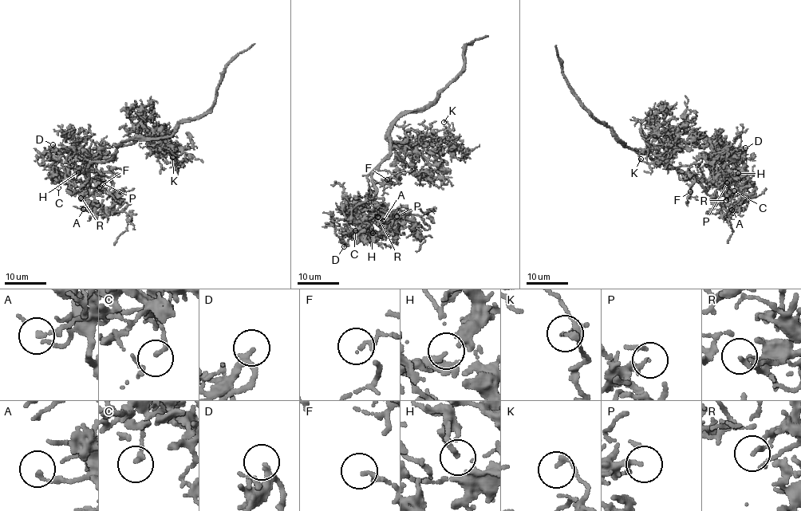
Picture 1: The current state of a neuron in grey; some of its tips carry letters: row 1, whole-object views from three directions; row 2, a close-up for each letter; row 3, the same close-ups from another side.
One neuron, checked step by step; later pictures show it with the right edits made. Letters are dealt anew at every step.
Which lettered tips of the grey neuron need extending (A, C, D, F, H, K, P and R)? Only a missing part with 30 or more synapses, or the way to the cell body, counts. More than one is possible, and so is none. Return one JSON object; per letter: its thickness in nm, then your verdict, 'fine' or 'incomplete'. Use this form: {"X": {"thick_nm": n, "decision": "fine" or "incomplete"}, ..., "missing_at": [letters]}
{"A": {"thick_nm": 180, "decision": "fine"}, "C": {"thick_nm": 180, "decision": "fine"}, "D": {"thick_nm": 180, "decision": "fine"}, "F": {"thick_nm": 180, "decision": "fine"}, "H": {"thick_nm": 190, "decision": "fine"}, "K": {"thick_nm": 200, "decision": "fine"}, "P": {"thick_nm": 200, "decision": "fine"}, "R": {"thick_nm": 180, "decision": "fine"}, "missing_at": []}

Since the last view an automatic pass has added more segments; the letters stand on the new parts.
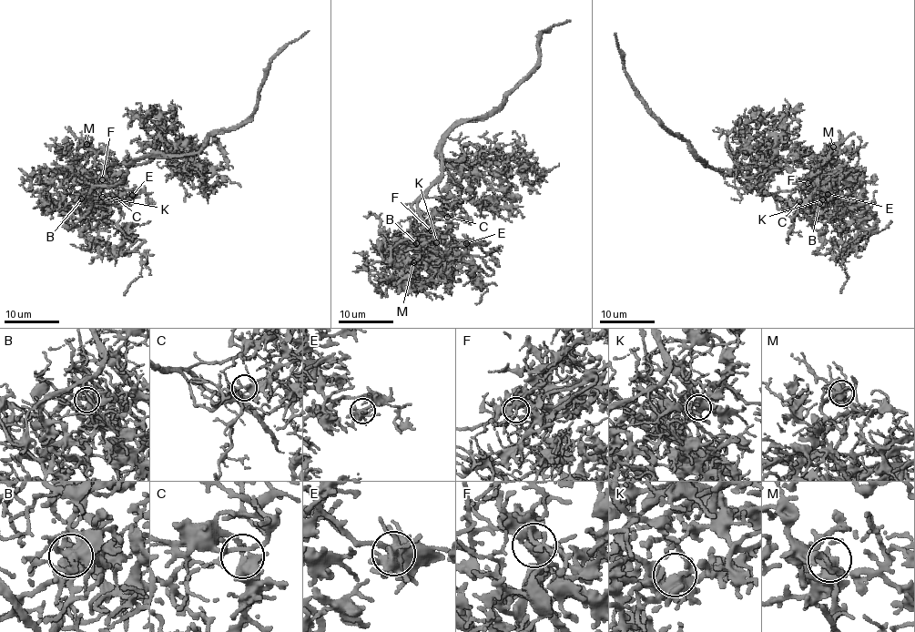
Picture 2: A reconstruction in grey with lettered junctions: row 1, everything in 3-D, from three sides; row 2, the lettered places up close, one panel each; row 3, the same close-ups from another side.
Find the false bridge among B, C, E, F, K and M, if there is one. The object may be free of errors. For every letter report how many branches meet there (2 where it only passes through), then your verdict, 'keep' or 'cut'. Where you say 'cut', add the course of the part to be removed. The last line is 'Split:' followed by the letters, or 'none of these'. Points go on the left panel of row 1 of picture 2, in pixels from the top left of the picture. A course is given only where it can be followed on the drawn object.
B: 6 branches meet; keep
C: 4 branches meet; keep
E: 7 branches meet; keep
F: 6 branches meet; keep
K: 6 branches meet; keep
M: 6 branches meet; keep
Split: none of these

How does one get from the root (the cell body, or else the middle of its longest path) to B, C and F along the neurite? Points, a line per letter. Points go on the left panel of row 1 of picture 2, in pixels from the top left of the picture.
B: (127, 170), (116, 184), (96, 187), (90, 191), (86, 214), (88, 205), (81, 198)
C: (127, 170), (116, 184), (96, 187), (89, 195), (91, 198), (116, 198)
F: (127, 170), (124, 177), (114, 185), (94, 187), (85, 184), (87, 178), (102, 179)

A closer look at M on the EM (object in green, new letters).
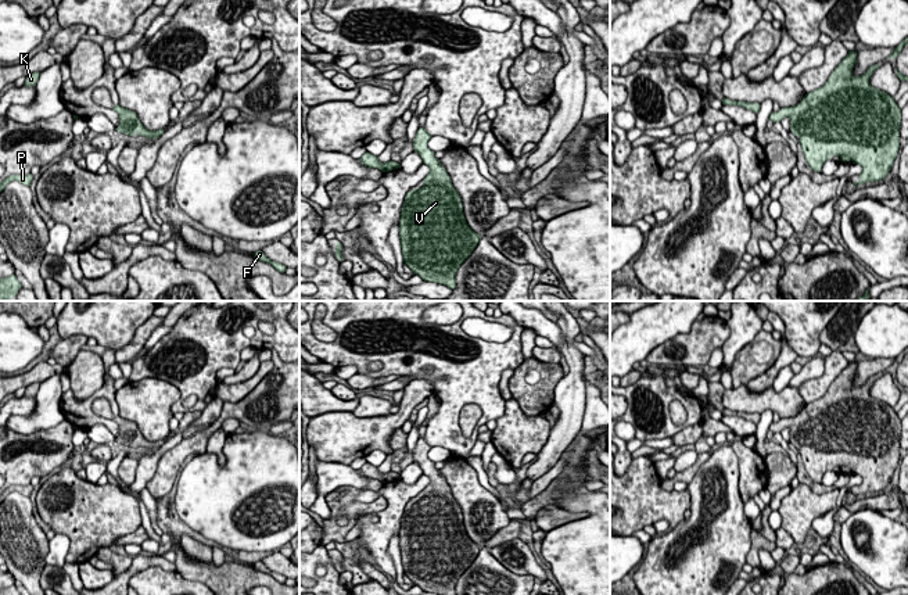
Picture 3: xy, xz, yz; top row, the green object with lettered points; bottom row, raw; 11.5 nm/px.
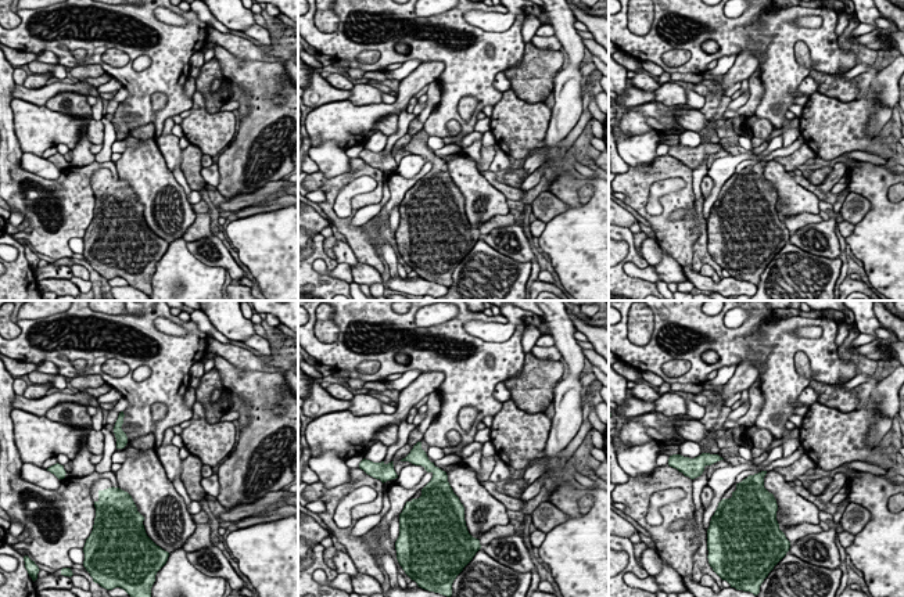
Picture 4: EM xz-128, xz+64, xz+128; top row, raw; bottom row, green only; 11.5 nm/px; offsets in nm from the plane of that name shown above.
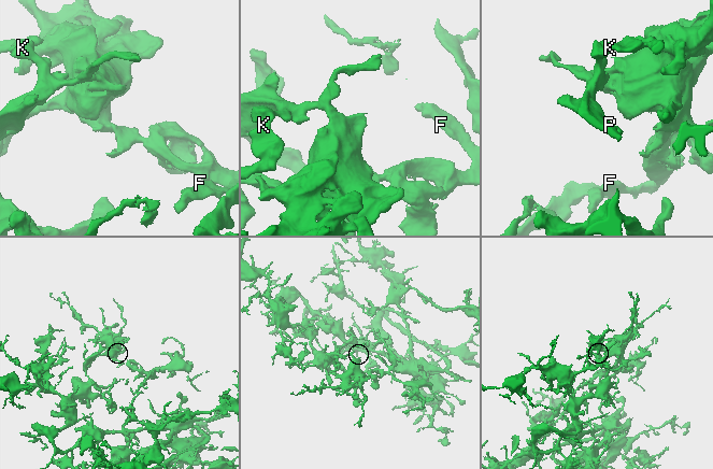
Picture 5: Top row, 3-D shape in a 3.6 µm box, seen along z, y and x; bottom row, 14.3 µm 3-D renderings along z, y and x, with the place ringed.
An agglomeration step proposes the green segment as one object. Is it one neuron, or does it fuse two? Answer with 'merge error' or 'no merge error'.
no merge error

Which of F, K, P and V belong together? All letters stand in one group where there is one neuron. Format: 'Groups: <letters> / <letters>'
Groups: F K P V

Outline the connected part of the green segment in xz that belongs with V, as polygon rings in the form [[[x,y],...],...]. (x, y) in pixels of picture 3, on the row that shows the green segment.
[[[419,128],[414,151],[430,166],[421,189],[405,196],[399,219],[403,262],[424,282],[456,288],[456,272],[481,240],[466,222],[463,202],[446,169],[427,144],[431,135]]]

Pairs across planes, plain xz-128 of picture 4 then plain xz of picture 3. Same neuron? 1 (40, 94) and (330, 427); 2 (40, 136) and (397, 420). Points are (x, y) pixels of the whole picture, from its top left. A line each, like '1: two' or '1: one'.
1: two
2: one

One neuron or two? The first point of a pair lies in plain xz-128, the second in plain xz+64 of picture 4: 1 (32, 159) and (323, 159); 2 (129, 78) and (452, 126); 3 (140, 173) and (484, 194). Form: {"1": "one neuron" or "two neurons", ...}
{"1": "one neuron", "2": "two neurons", "3": "one neuron"}

